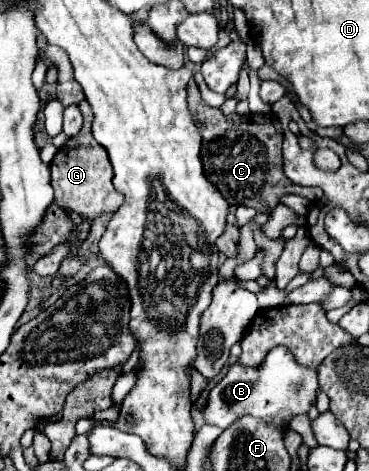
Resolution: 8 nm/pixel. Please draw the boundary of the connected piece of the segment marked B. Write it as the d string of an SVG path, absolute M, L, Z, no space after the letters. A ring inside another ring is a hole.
M277 345L267 353L267 357L257 369L245 367L241 363L231 365L221 383L215 385L215 389L211 389L209 403L203 409L203 417L207 423L215 423L224 430L243 415L251 415L287 433L291 419L309 413L309 409L315 405L317 387L317 369L299 365L287 347Z

